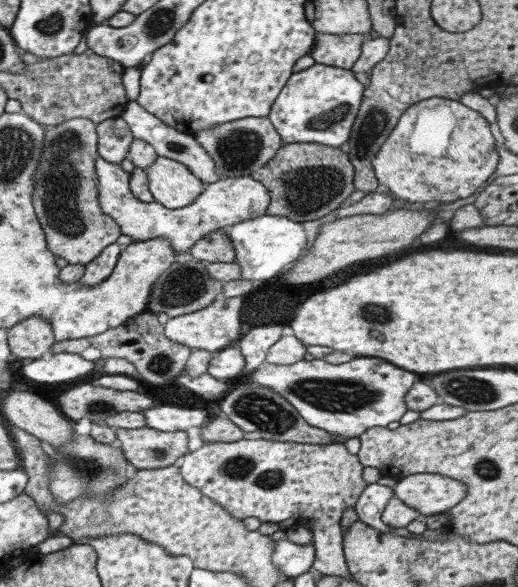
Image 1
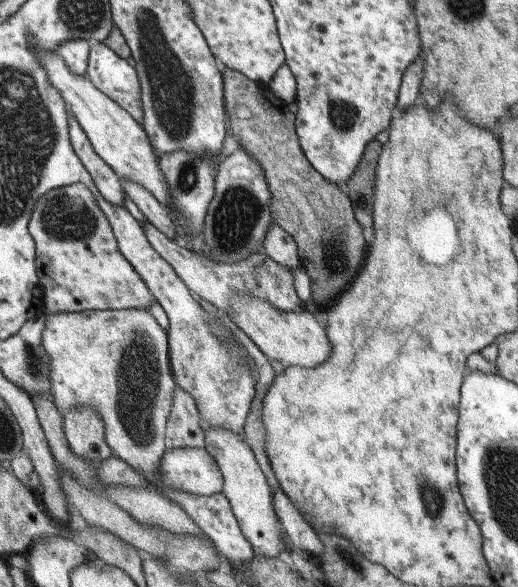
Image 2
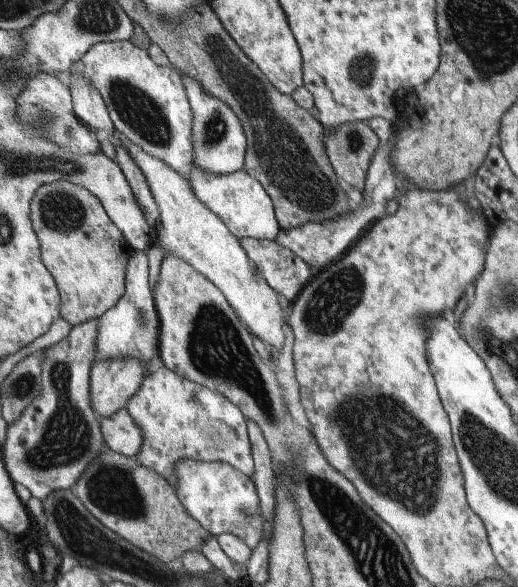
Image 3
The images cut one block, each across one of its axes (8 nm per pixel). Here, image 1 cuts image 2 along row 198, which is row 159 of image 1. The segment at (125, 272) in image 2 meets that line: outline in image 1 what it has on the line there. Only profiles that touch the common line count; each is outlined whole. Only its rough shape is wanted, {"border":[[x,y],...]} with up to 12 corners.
{"border":[[96,124],[47,126],[32,207],[85,266],[121,235],[100,211]]}

